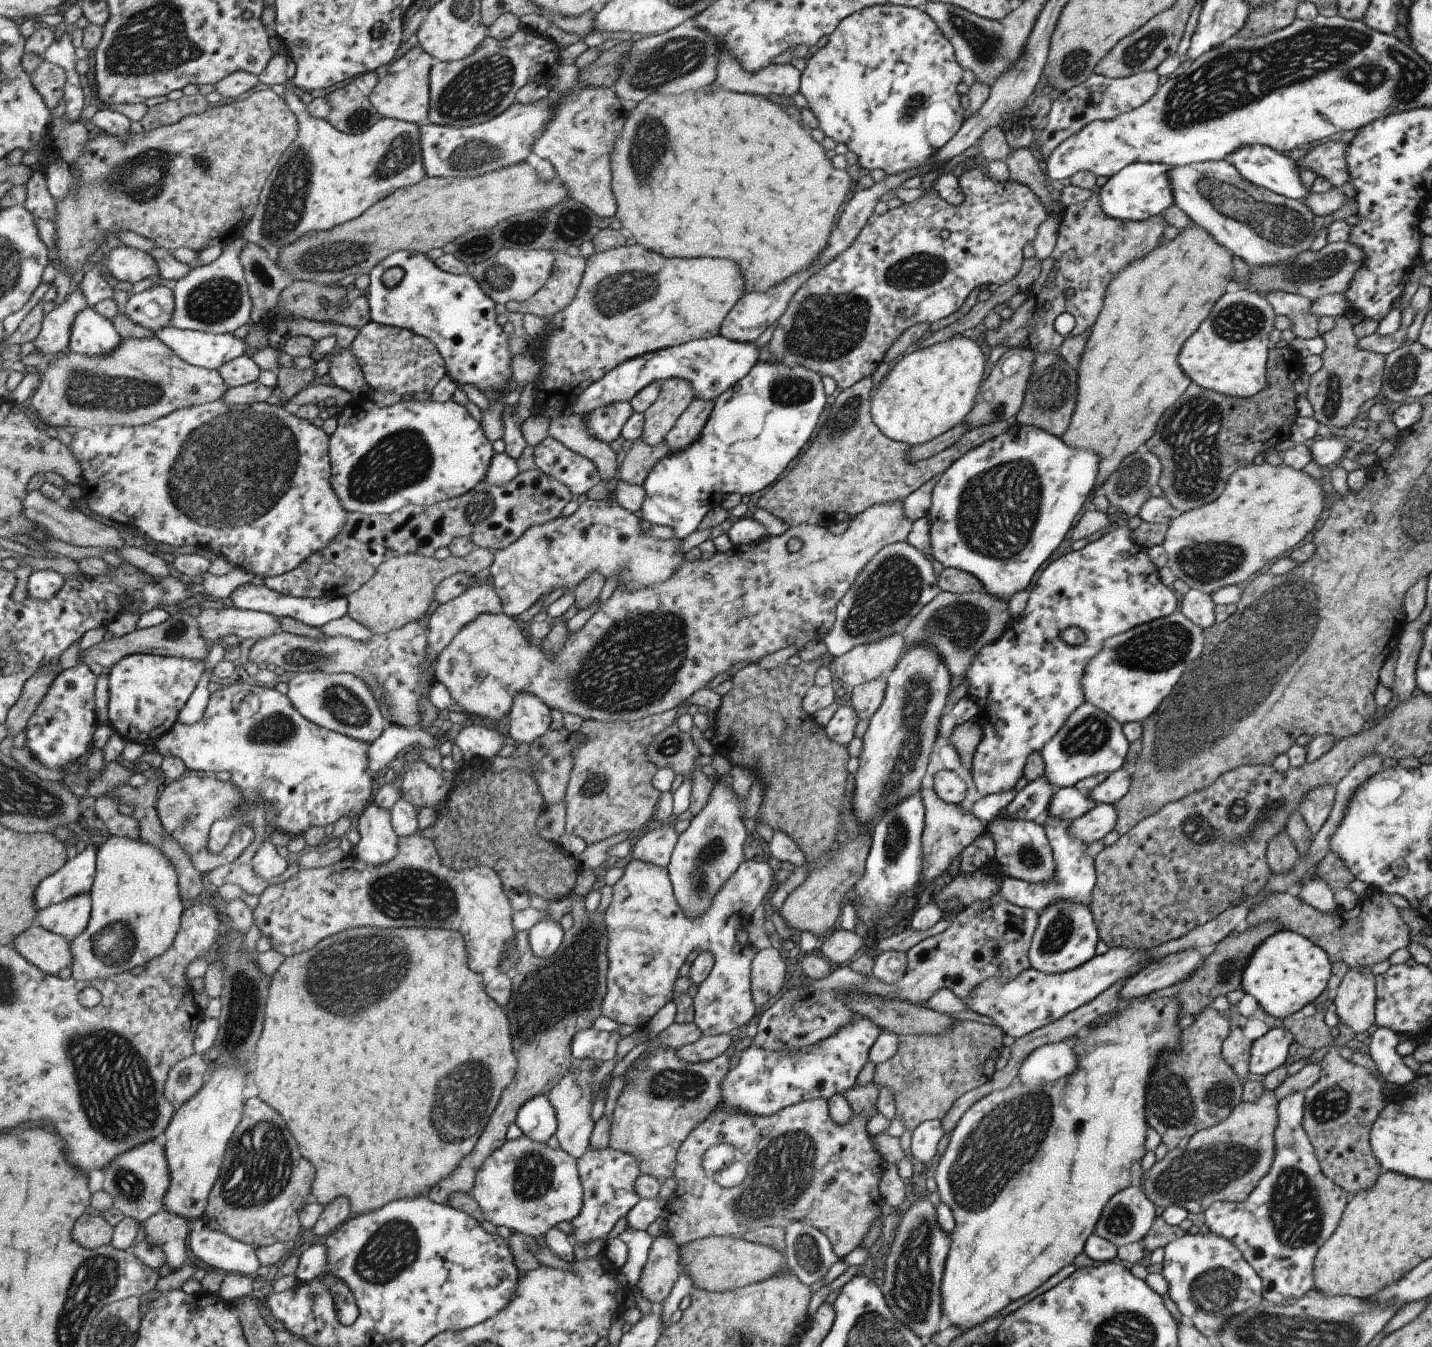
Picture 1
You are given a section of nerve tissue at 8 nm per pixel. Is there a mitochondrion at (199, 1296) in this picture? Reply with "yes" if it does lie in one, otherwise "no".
no

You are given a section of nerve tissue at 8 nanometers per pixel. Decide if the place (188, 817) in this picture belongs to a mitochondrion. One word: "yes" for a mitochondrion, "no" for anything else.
yes

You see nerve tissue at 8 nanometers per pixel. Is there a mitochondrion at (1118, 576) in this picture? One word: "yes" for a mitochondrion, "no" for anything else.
no

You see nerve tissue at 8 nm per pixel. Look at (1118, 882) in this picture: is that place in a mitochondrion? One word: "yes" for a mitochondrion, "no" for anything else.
no

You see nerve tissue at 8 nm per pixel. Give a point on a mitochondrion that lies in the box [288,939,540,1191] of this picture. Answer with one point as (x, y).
(463, 1099)

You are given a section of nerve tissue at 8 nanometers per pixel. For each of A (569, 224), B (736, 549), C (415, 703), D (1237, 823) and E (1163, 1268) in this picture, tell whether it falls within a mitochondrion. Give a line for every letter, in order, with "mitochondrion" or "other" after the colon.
A: mitochondrion
B: other
C: other
D: mitochondrion
E: other

